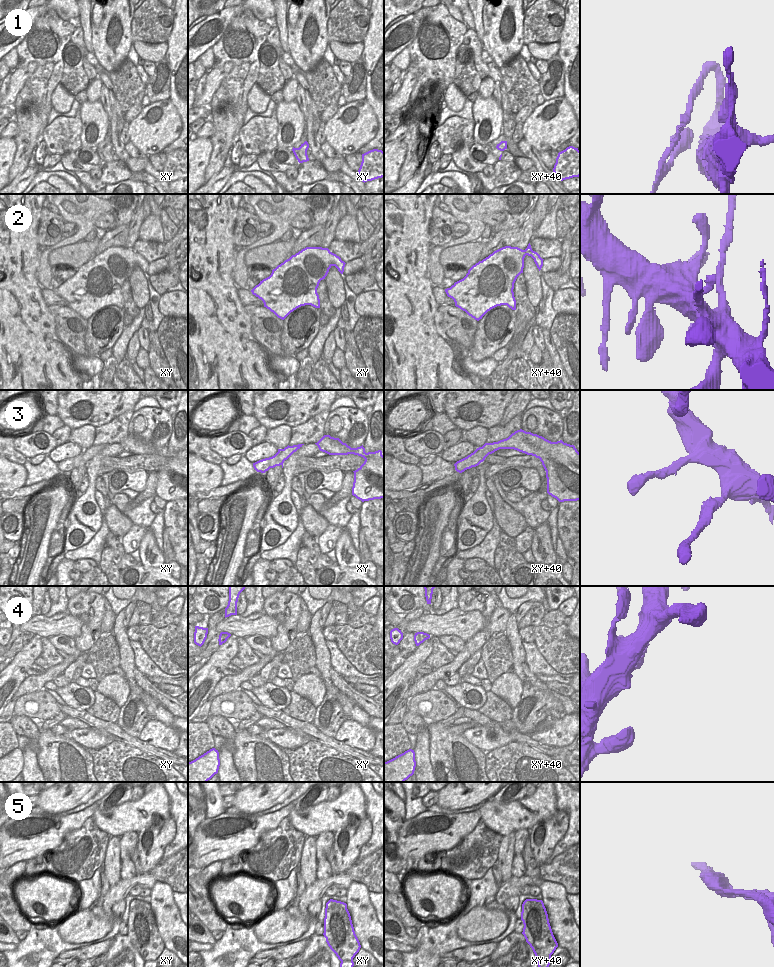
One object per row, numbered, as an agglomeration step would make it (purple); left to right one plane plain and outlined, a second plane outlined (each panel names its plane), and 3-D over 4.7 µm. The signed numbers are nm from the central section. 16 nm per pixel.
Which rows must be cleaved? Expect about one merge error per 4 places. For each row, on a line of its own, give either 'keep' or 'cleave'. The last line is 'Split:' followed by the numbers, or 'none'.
1: cleave
2: keep
3: keep
4: cleave
5: cleave
Split: 1, 4, 5

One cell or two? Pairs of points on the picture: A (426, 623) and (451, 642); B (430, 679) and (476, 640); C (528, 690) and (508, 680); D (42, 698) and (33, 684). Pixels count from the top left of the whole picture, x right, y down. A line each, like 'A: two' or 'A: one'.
A: two
B: one
C: two
D: two

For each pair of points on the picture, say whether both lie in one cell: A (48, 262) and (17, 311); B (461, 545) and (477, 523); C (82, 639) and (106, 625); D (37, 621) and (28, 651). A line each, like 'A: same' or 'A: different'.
A: different
B: same
C: different
D: different

